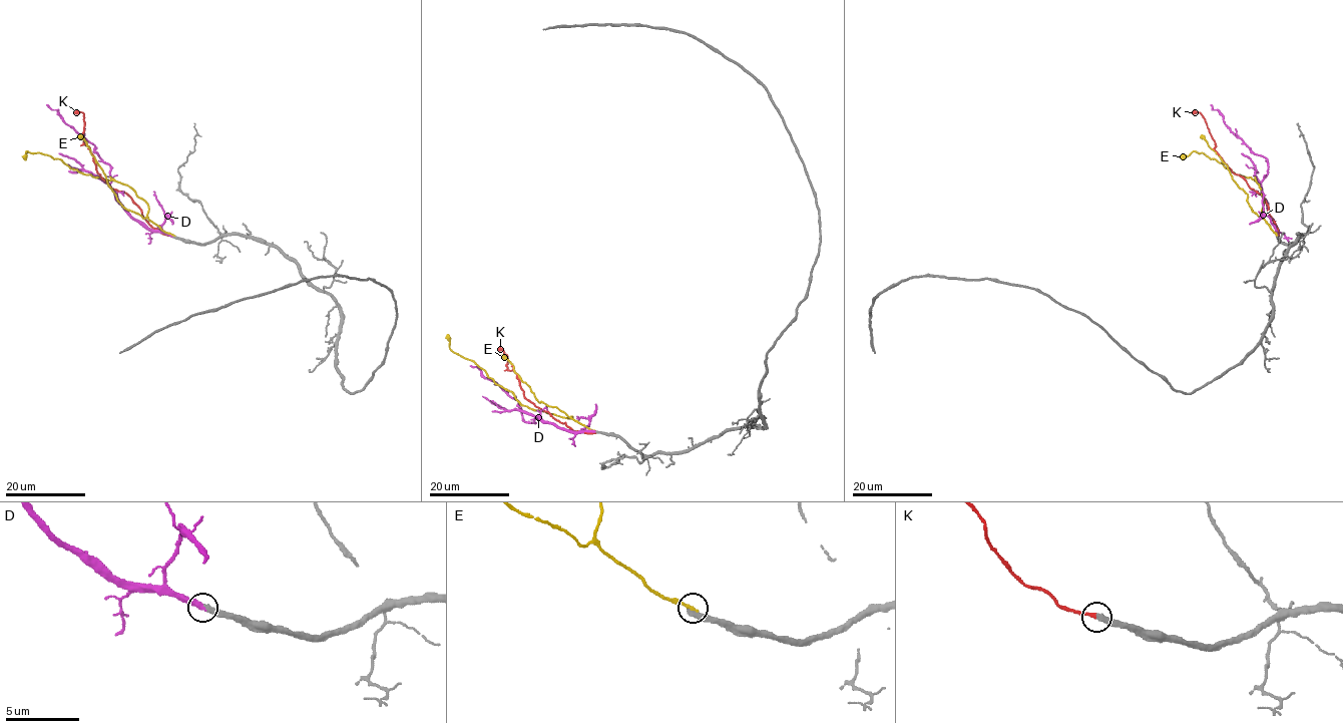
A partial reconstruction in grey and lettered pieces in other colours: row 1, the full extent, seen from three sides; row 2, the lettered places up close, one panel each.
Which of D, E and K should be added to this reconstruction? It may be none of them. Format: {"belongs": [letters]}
{"belongs": ["D"]}

